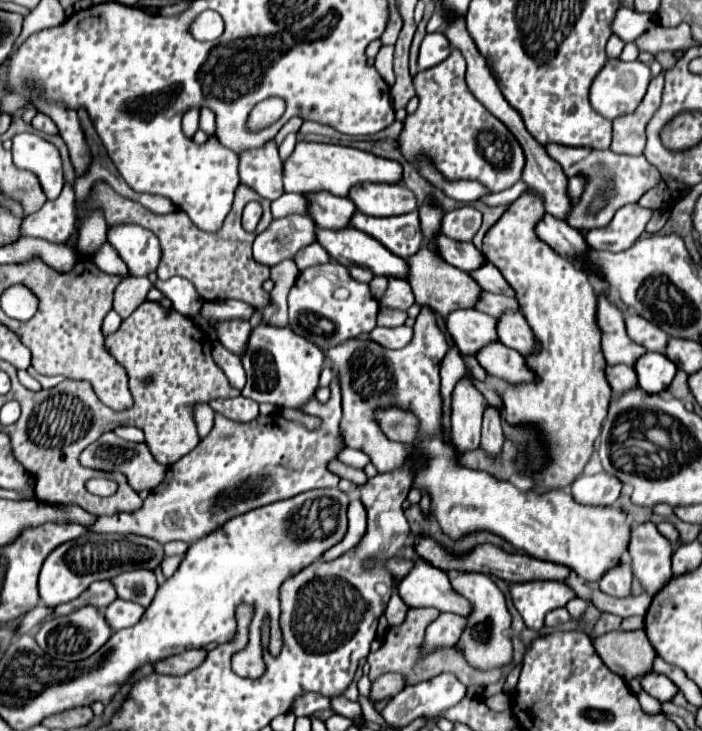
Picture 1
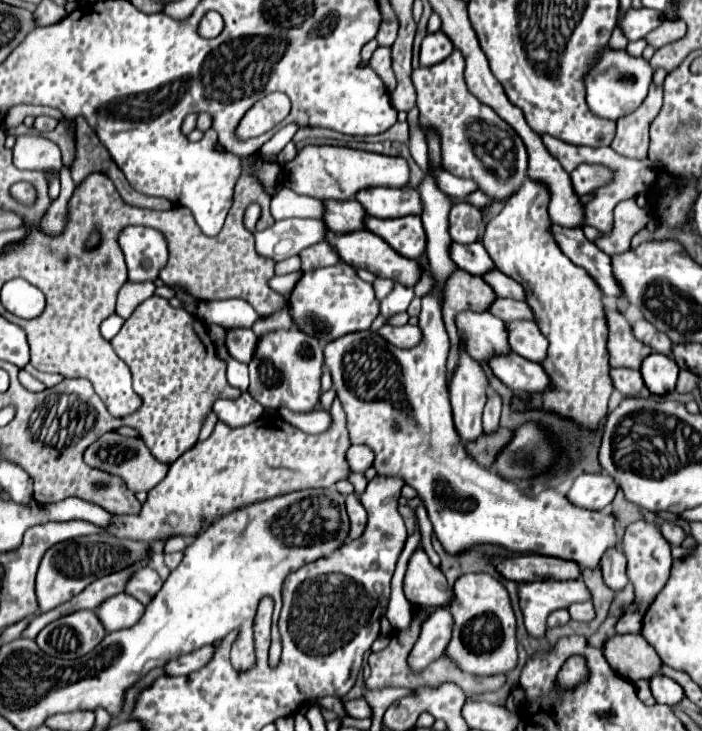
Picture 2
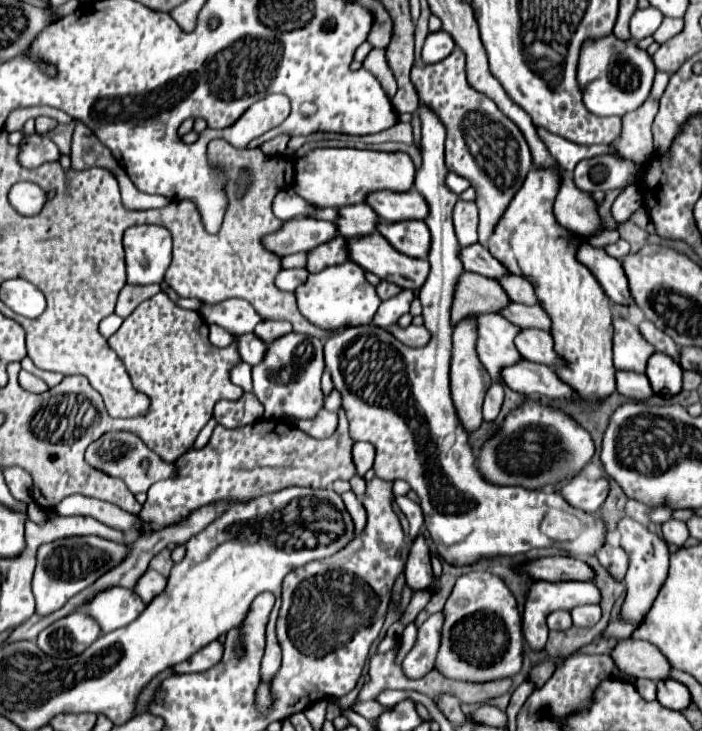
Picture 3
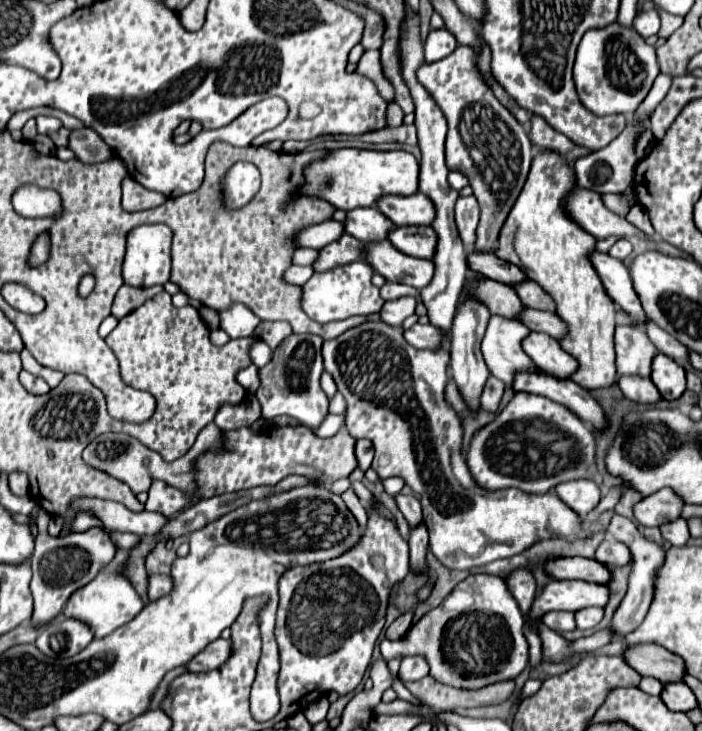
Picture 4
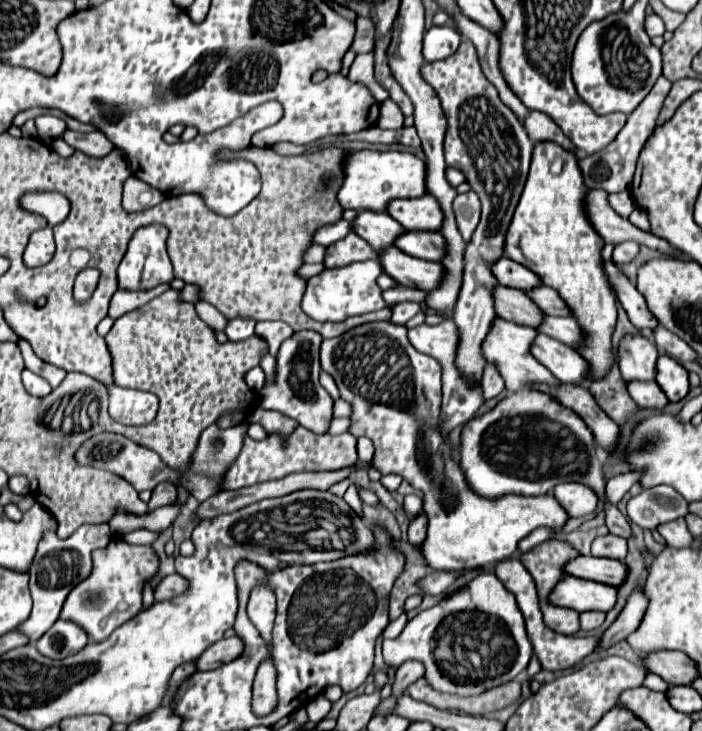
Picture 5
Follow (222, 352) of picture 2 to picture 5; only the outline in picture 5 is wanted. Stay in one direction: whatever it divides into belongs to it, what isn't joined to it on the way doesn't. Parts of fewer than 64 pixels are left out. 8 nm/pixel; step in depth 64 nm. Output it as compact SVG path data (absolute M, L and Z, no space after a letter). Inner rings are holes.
M256 366L256 368L252 368L250 370L250 374L246 374L246 384L252 388L252 390L260 390L262 386L264 386L264 370L260 368L260 366Z

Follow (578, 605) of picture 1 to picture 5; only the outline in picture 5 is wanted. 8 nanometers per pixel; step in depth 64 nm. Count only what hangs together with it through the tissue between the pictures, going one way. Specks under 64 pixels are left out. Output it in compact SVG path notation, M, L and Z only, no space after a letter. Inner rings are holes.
M582 612L580 614L582 630L594 630L594 628L598 628L604 622L604 618L606 618L606 614L602 614L602 612Z

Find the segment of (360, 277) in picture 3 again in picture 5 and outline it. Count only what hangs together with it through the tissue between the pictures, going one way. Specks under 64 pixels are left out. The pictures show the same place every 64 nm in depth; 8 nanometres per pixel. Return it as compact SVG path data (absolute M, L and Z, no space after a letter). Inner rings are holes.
M364 260L364 262L348 264L344 268L324 270L308 280L308 286L302 298L302 310L318 322L342 322L356 314L380 310L386 306L386 302L382 300L382 290L376 284L380 274L382 274L382 266L378 260ZM352 282L360 288L352 288Z

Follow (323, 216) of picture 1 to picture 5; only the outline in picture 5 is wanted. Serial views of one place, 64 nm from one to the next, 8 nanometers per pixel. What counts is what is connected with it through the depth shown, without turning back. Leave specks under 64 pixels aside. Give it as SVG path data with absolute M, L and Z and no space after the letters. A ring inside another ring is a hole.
M370 210L360 212L358 218L352 222L352 226L354 226L354 232L362 236L376 252L386 250L386 246L394 246L394 238L398 238L398 234L406 230L402 224L394 222L390 214L384 214L384 212L374 214Z

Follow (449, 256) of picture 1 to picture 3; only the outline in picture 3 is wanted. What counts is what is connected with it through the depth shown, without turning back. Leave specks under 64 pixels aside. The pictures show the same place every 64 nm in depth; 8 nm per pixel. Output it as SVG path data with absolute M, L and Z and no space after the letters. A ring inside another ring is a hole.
M480 244L462 248L462 250L460 250L460 260L462 260L466 272L482 274L482 276L488 276L488 278L494 278L494 280L498 280L498 278L510 274L510 272L506 270L506 266L502 266L488 250L486 250L484 246L480 246Z

